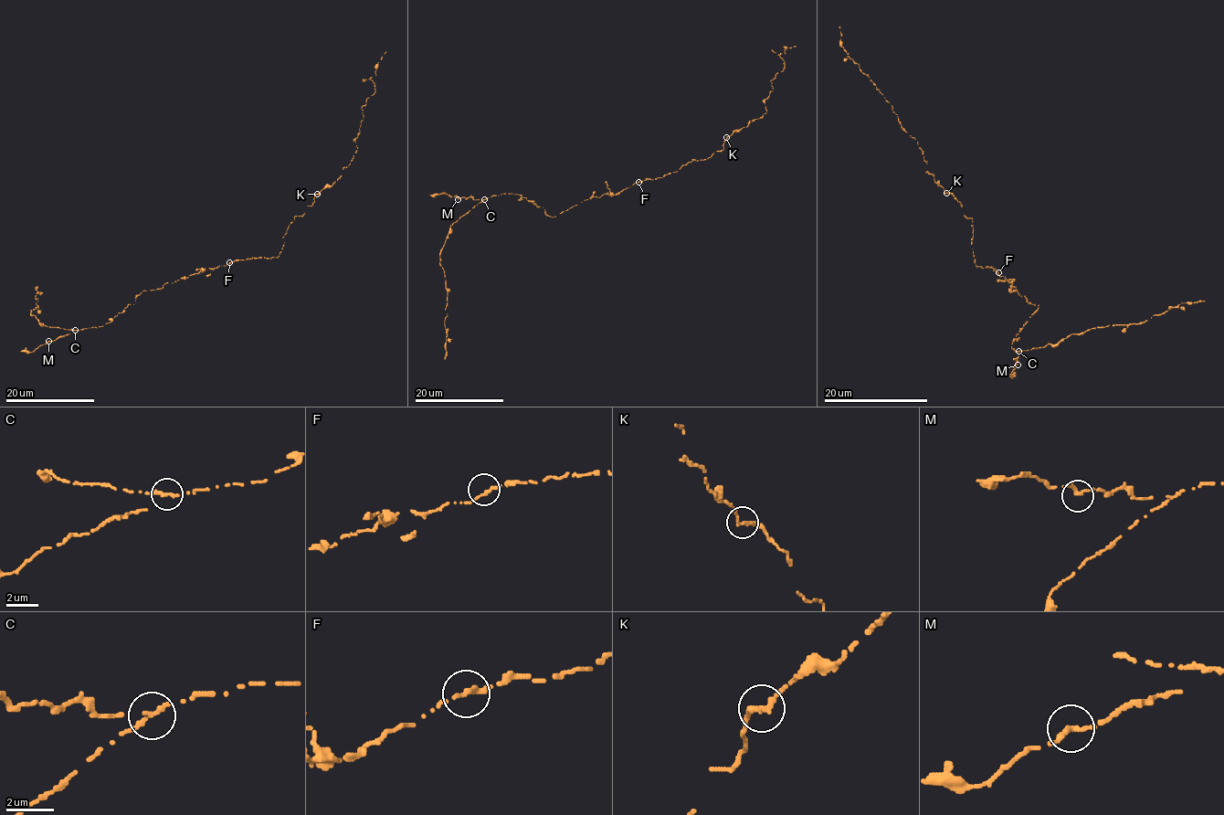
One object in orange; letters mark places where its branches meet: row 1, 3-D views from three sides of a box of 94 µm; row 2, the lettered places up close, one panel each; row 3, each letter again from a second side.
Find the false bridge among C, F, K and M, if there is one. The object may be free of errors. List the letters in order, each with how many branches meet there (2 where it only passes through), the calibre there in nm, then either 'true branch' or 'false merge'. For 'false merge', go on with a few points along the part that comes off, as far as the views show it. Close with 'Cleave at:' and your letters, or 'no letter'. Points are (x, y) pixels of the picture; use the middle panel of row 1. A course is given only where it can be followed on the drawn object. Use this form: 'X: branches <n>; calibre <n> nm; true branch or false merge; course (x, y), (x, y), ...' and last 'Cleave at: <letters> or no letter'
C: branches 2; calibre 240 nm; false merge; course (485, 200), (450, 227), (441, 250), (440, 262), (446, 280), (447, 304), (445, 359)
F: branches 2; calibre 240 nm; true branch
K: branches 2; calibre 240 nm; true branch
M: branches 2; calibre 240 nm; true branch
Cleave at: C

